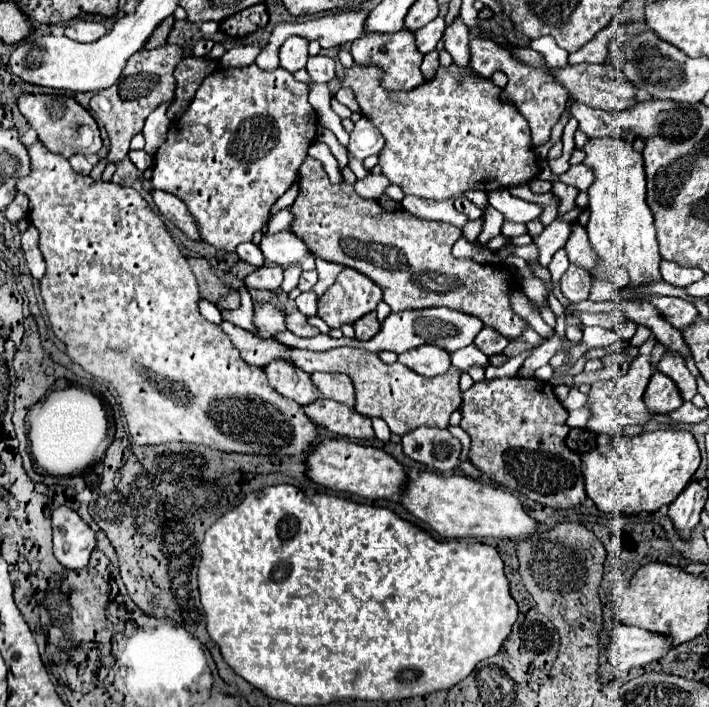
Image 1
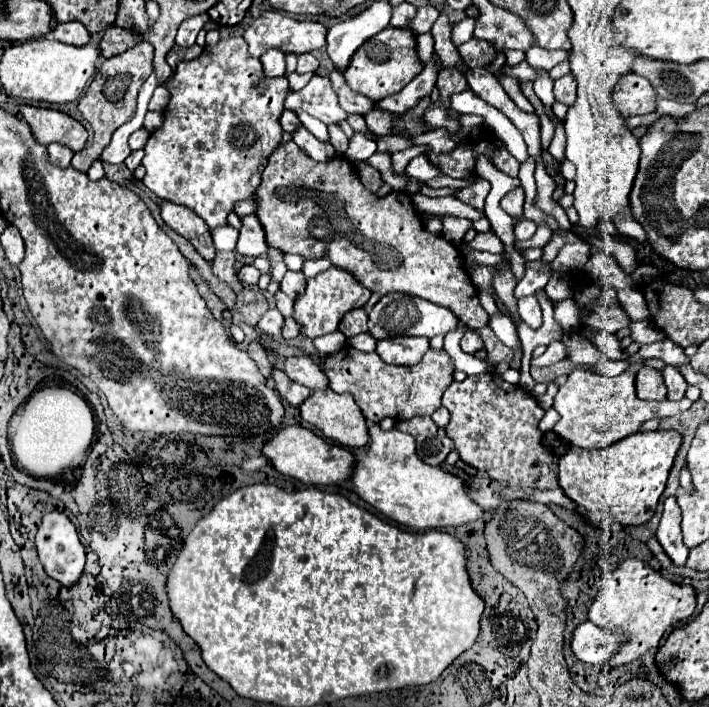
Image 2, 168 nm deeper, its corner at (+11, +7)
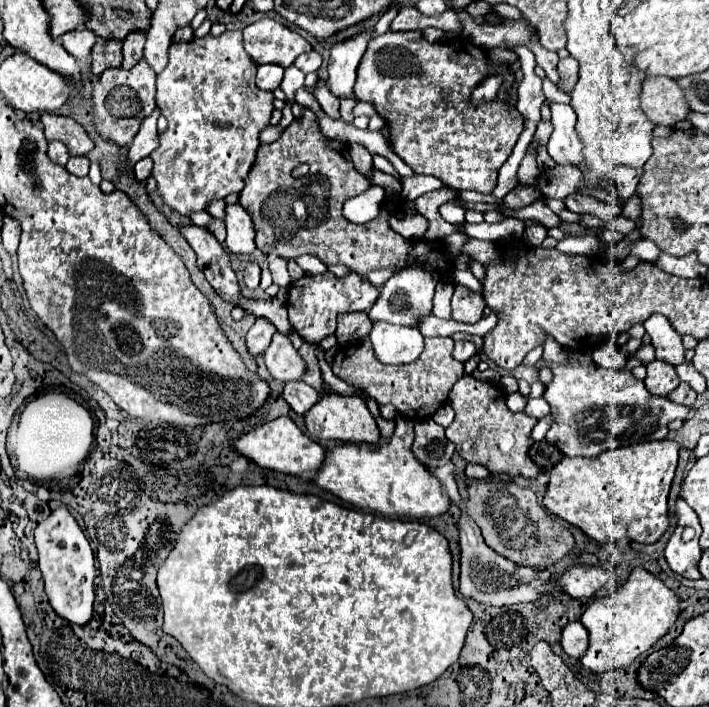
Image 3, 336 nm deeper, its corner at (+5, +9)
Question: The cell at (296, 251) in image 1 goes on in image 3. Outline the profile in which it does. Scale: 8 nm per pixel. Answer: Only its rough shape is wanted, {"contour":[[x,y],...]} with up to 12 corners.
{"contour":[[228,205],[224,219],[232,253],[256,251],[256,229],[242,205]]}

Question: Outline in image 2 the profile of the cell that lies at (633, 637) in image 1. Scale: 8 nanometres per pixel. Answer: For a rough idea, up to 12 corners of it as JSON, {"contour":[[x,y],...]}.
{"contour":[[594,623],[574,629],[570,647],[582,663],[604,665],[620,641]]}

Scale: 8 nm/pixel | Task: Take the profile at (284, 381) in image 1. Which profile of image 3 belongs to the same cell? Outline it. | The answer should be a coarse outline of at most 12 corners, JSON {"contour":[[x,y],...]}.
{"contour":[[290,381],[284,399],[300,415],[318,401],[318,391],[304,381]]}

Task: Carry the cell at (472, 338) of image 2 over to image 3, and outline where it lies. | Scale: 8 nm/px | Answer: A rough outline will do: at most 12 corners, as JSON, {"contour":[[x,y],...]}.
{"contour":[[456,341],[454,359],[468,361],[478,347],[472,341]]}

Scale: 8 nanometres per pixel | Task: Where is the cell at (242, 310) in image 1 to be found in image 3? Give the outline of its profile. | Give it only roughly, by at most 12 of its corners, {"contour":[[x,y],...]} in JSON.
{"contour":[[418,267],[392,275],[372,321],[418,327],[432,315],[438,275]]}

